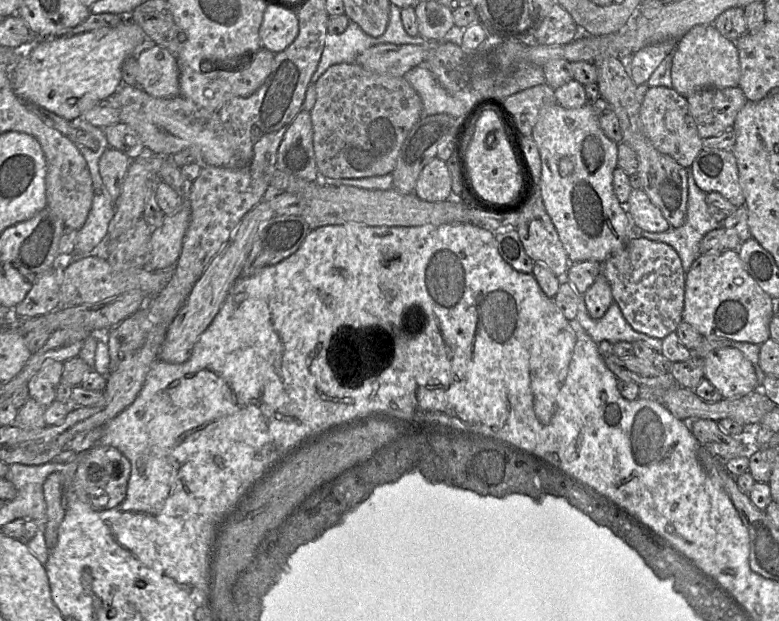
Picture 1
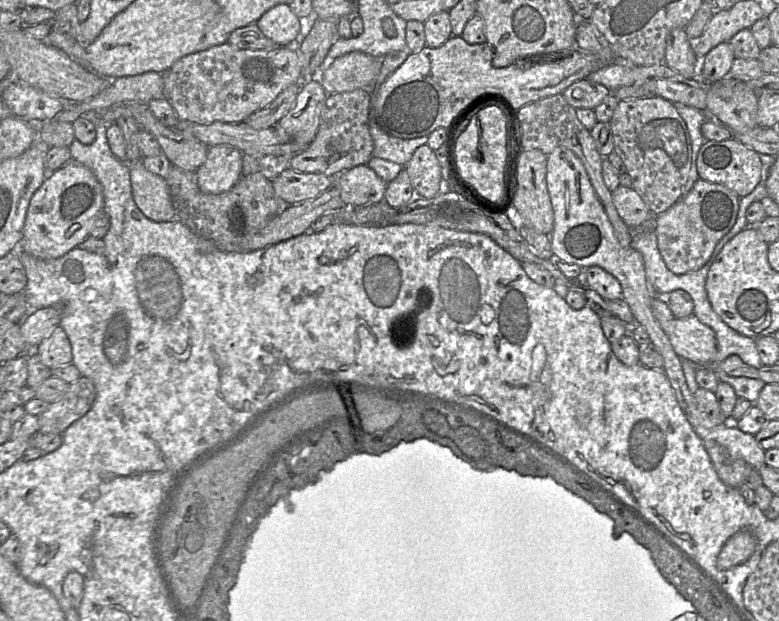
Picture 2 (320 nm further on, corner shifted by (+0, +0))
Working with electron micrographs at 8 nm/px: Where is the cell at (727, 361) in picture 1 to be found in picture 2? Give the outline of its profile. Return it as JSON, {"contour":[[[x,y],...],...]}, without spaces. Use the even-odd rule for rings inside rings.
{"contour":[[[694,314],[686,318],[674,318],[668,324],[668,338],[675,353],[682,360],[695,364],[714,362],[717,340],[714,331]]]}

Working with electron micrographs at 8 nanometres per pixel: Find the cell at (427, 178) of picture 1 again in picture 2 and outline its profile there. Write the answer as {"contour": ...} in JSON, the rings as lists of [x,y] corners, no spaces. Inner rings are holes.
{"contour":[[[426,144],[415,150],[404,168],[414,188],[414,197],[427,199],[439,194],[441,168],[435,152]]]}

